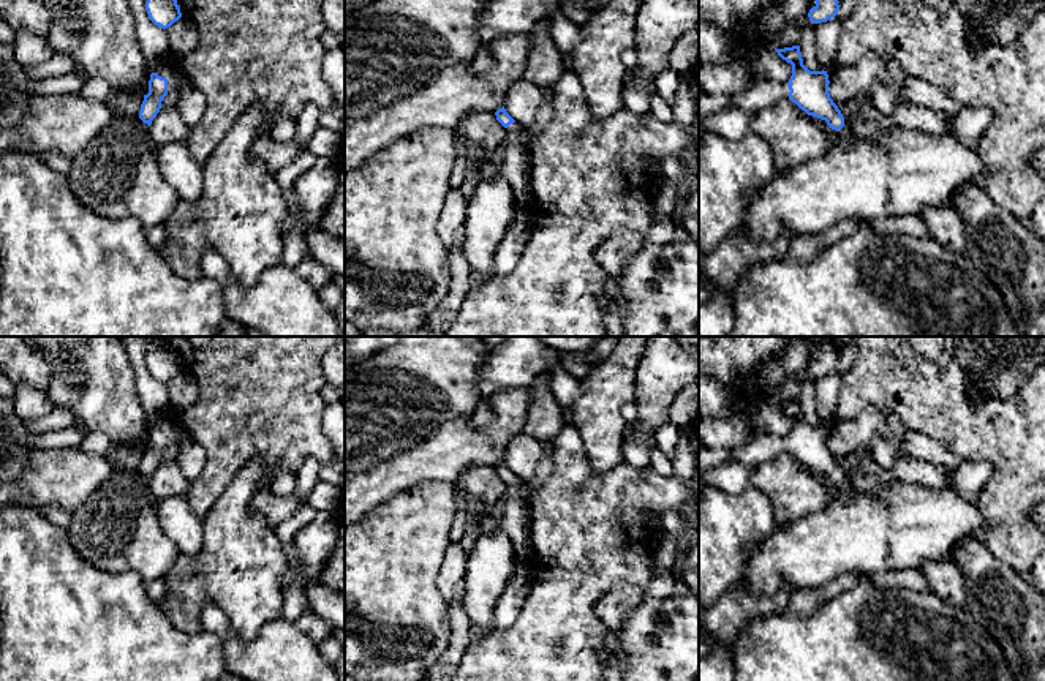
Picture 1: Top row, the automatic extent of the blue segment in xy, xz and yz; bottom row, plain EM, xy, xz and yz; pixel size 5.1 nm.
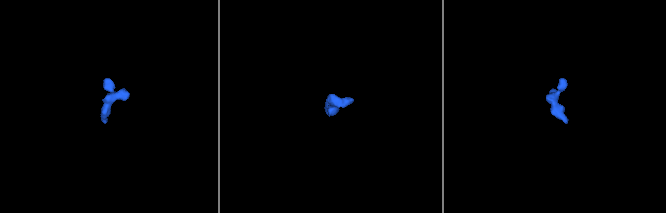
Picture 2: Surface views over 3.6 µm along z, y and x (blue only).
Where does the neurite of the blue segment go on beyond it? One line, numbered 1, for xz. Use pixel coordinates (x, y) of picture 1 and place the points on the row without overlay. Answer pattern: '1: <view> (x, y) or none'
1: xz (514, 520)

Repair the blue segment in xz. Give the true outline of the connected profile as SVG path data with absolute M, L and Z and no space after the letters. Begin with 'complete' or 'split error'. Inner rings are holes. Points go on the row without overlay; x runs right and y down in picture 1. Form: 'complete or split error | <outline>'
split error | M504 460L495 466L496 474L506 482L506 490L500 507L500 529L503 529L514 548L519 564L533 561L530 540L528 502L519 496L520 479L506 466Z

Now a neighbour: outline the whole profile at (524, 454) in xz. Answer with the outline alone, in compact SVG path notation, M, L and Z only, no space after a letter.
M522 431L507 444L504 463L522 483L526 483L534 479L544 455L544 446Z

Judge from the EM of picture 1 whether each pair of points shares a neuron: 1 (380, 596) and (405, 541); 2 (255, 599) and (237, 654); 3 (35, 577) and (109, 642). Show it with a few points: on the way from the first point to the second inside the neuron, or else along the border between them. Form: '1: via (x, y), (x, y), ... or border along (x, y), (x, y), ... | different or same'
1: via (380, 582), (380, 572), (392, 555) | same
2: border along (220, 609), (244, 639), (275, 621) | different
3: via (54, 596), (90, 632) | same

